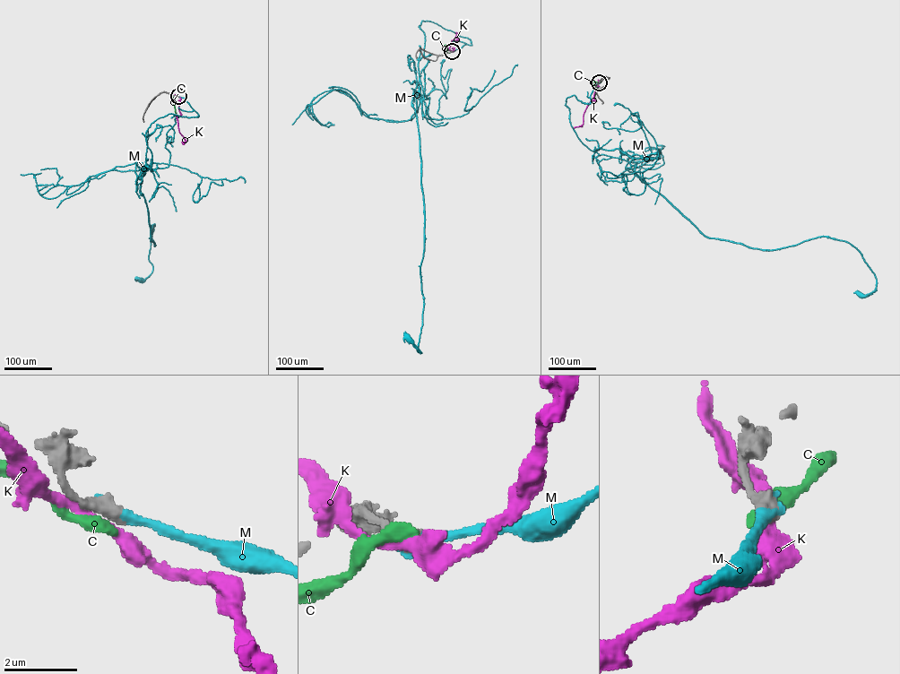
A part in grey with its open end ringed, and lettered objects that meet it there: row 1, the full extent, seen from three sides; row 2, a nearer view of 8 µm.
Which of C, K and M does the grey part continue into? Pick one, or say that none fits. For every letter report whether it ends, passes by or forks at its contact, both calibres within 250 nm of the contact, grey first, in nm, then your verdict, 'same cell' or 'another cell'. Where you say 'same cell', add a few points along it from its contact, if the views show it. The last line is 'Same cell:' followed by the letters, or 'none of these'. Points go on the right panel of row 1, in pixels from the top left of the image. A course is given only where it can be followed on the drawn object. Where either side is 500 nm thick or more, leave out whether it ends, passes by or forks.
C: calibres 500 and 400 nm; another cell
K: calibres 500 and 320 nm; another cell
M: calibres 500 and 180 nm; same cell; course (599, 82), (590, 103), (565, 105), (589, 149), (632, 157), (706, 237), (849, 243), (876, 279), (860, 294)
Same cell: M

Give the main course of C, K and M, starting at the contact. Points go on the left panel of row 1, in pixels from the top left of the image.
C: (178, 97), (170, 98), (176, 113)
K: (178, 97), (181, 115), (176, 116), (179, 132), (186, 140), (183, 144)
M: (178, 96), (198, 116), (168, 114), (145, 133), (154, 245), (153, 224), (140, 279)

